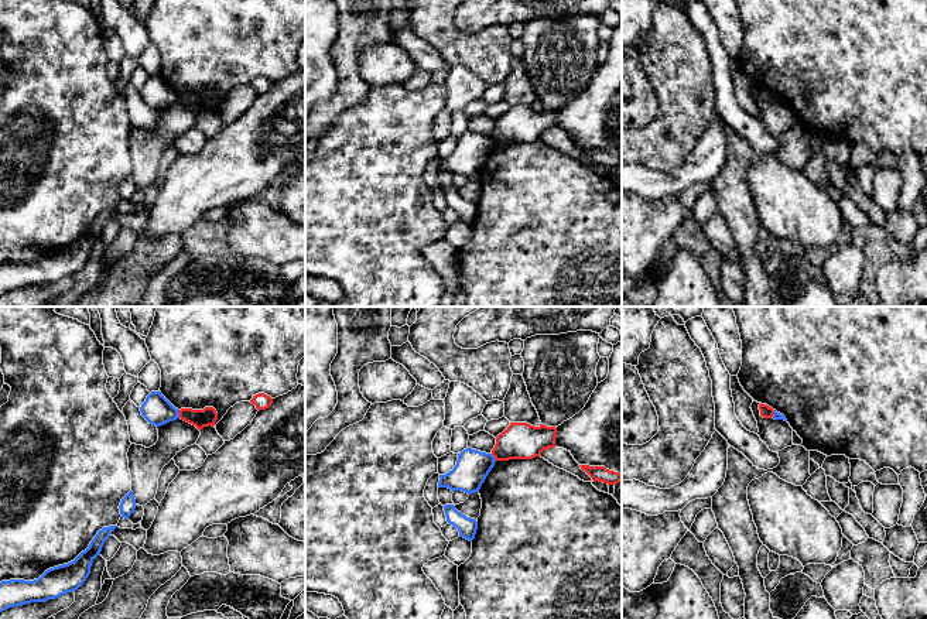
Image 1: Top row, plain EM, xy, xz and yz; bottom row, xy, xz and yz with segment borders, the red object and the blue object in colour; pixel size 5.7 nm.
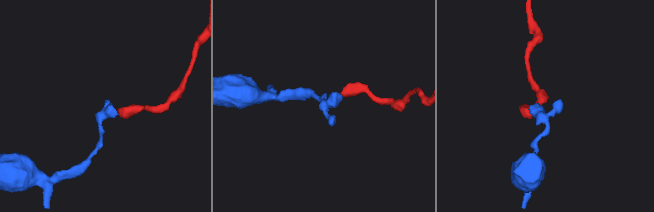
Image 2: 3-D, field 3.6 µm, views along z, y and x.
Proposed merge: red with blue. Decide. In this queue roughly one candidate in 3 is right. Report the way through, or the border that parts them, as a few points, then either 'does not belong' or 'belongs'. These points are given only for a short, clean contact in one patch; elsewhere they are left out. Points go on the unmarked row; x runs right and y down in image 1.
along xy (177, 93), (180, 101) | does not belong

